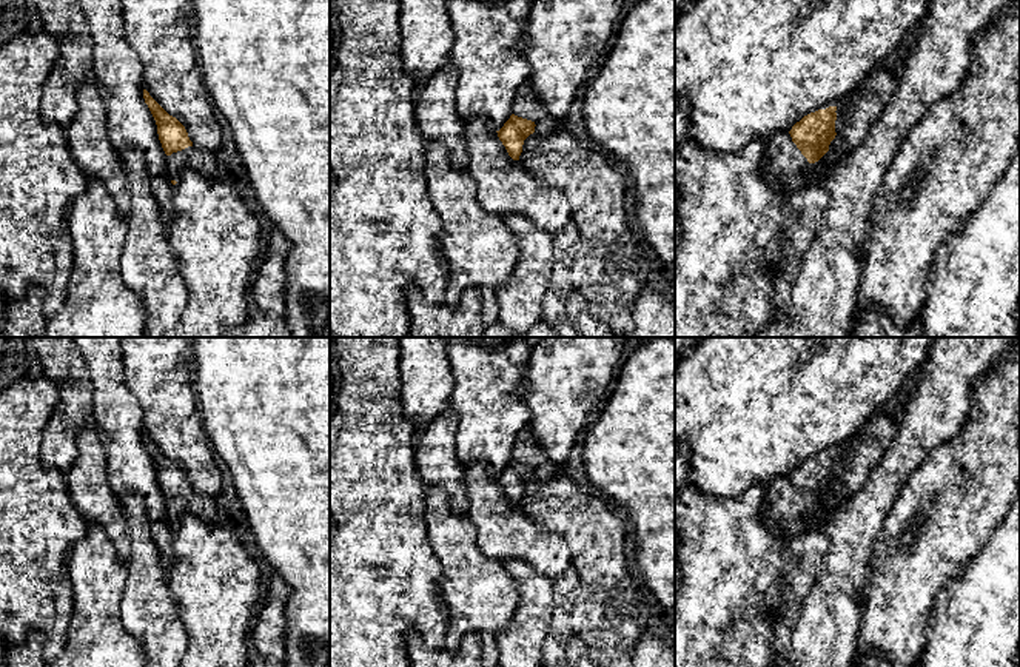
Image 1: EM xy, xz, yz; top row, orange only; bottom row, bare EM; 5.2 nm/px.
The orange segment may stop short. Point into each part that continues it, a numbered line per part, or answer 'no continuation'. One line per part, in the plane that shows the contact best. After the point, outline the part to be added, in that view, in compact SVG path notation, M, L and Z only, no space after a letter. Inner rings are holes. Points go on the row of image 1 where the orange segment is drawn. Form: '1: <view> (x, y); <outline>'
1: xz (526, 105); M530 79L516 92L513 114L532 120L538 134L550 134L558 128L556 120L541 108Z

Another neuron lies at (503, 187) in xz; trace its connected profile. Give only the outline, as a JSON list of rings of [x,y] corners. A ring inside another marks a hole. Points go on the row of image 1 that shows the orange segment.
[[[484,116],[465,122],[467,173],[476,183],[476,200],[490,214],[521,214],[555,236],[572,220],[567,196],[535,180],[513,160]]]

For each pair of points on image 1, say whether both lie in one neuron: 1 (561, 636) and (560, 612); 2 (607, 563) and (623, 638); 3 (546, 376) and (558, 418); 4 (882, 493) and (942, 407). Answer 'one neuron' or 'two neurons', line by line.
1: one neuron
2: one neuron
3: one neuron
4: one neuron

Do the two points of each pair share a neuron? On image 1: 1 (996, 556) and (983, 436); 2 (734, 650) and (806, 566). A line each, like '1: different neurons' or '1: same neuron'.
1: different neurons
2: different neurons

